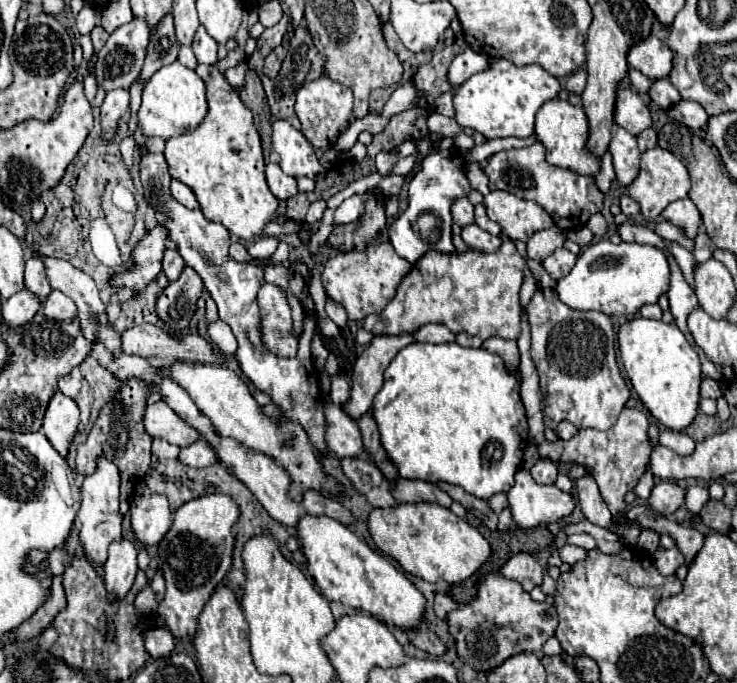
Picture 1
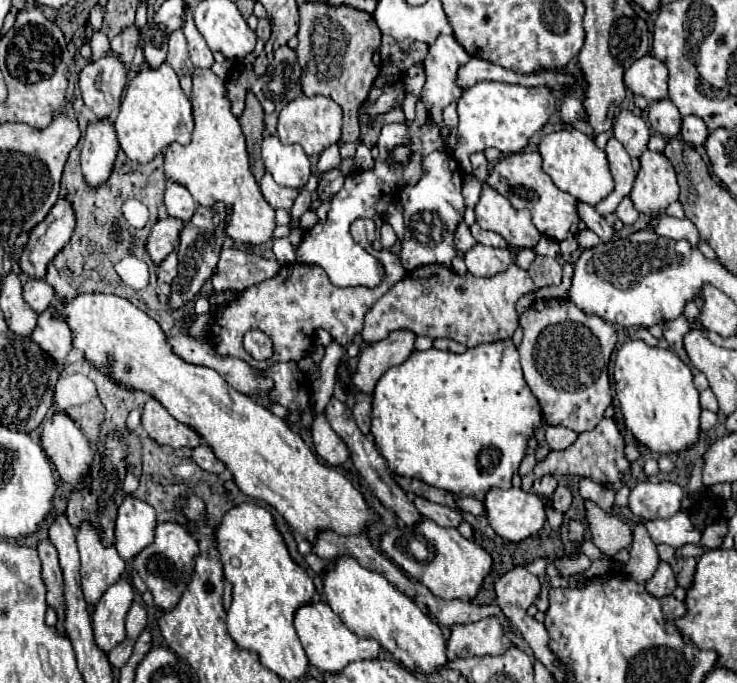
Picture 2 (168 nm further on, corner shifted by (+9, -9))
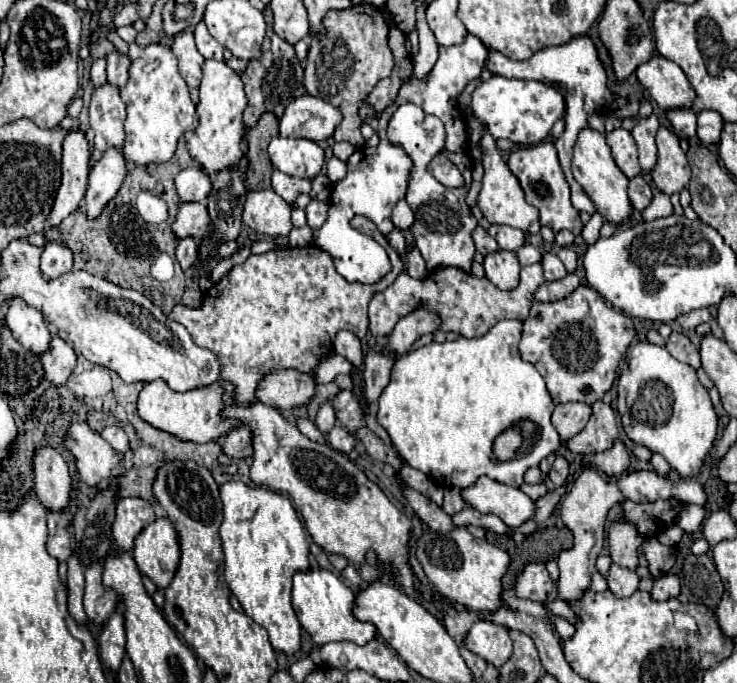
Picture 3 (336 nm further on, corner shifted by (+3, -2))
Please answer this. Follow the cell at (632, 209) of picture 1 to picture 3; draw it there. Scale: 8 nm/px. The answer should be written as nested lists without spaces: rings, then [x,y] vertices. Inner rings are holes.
[[[638,174],[636,178],[630,180],[630,188],[628,188],[628,196],[630,196],[630,202],[636,210],[644,210],[650,202],[652,202],[652,188],[650,184]]]

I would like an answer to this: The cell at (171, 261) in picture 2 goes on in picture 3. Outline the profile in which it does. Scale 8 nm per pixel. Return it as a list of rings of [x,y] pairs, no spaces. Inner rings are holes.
[[[182,238],[176,248],[176,258],[182,270],[188,270],[198,260],[198,244],[194,238]]]

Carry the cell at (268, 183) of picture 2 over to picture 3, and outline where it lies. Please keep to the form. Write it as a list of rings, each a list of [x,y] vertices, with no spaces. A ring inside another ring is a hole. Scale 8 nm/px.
[[[274,170],[274,174],[272,174],[272,190],[278,196],[282,196],[286,202],[292,204],[300,194],[308,194],[312,190],[312,182],[292,178],[288,174],[282,174],[280,170]]]

